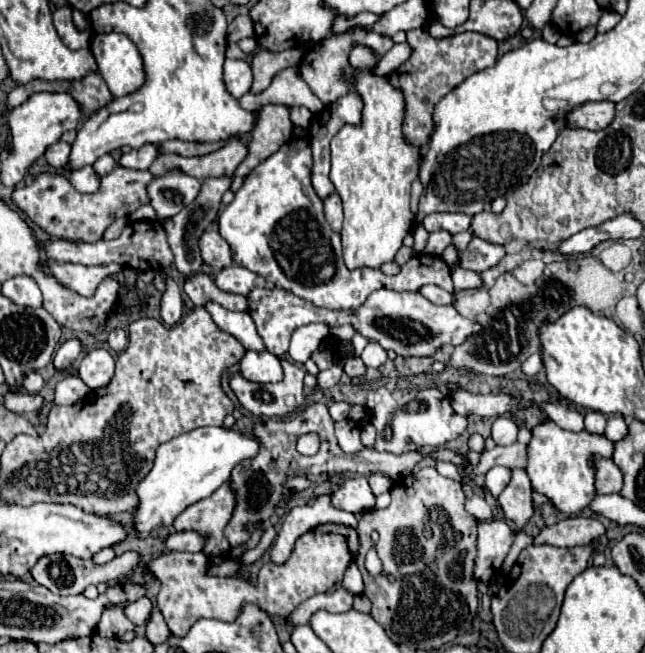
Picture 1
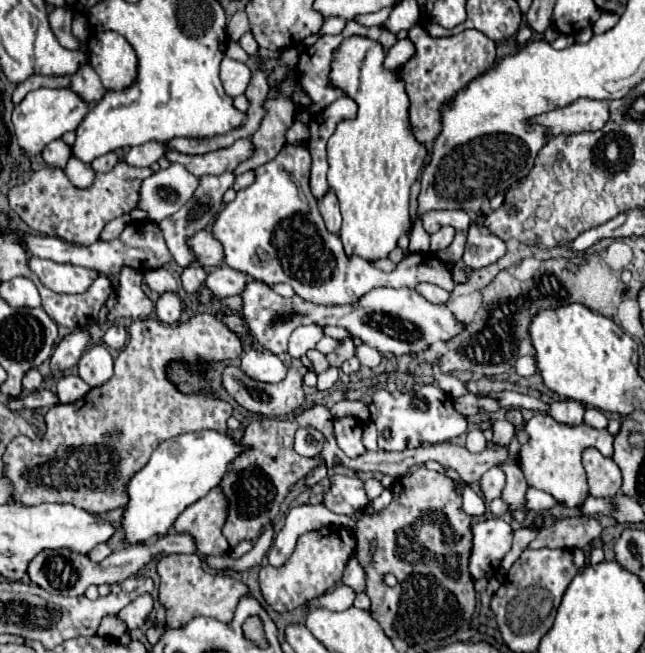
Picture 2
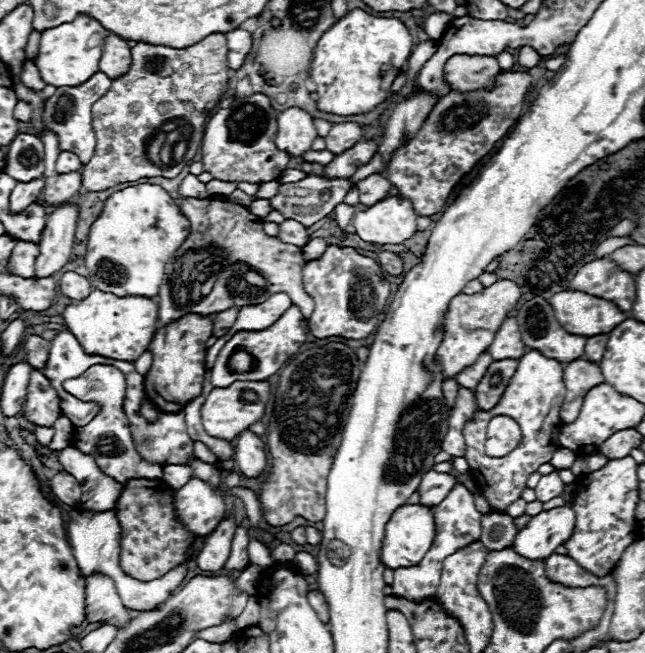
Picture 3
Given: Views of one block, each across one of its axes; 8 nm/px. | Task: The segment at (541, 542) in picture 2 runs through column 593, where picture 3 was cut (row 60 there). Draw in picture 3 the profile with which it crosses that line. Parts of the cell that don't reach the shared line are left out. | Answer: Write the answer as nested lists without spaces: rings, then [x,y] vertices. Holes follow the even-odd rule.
[[[522,46],[520,52],[518,52],[518,64],[524,66],[524,68],[534,68],[540,62],[540,58],[542,56],[534,48],[530,48],[530,46]]]

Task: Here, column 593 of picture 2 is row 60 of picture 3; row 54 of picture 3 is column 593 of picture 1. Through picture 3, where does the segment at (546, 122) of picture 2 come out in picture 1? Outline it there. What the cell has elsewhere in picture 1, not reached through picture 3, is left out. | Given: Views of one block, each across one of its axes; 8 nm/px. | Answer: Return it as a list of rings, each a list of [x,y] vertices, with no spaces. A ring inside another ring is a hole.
[[[584,102],[584,106],[578,106],[564,118],[568,128],[586,128],[586,130],[602,130],[606,128],[614,118],[614,104],[604,102]]]

